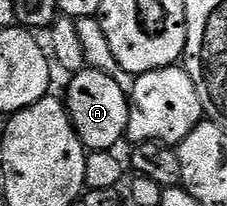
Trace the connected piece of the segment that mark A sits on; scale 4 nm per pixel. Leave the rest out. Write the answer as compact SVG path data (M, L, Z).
M86 67L70 79L65 104L73 127L86 150L110 151L126 136L129 127L128 94L119 87L113 75L99 67Z

